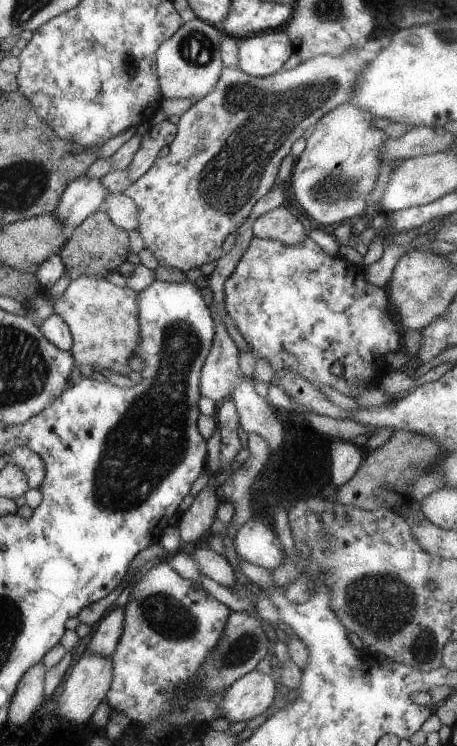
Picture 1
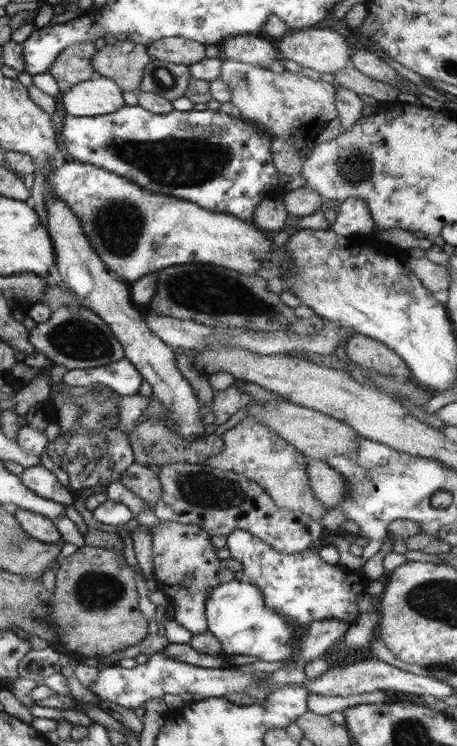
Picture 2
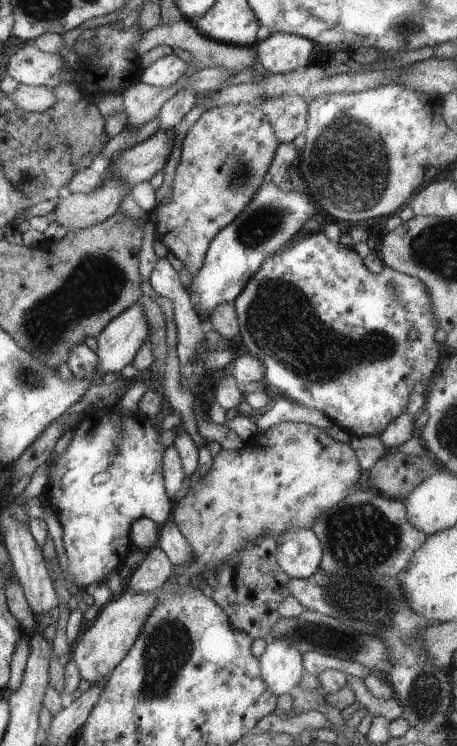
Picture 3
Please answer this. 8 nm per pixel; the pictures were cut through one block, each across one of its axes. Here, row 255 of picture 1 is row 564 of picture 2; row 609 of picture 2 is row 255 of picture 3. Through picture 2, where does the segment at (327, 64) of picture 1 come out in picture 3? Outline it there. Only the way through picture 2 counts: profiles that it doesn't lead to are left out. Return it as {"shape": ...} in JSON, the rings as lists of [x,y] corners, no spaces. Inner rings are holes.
{"shape":[[[226,104],[207,110],[184,136],[172,198],[155,208],[155,232],[159,248],[182,260],[190,278],[204,264],[212,238],[244,212],[244,206],[264,184],[278,144],[269,118],[252,104]]]}

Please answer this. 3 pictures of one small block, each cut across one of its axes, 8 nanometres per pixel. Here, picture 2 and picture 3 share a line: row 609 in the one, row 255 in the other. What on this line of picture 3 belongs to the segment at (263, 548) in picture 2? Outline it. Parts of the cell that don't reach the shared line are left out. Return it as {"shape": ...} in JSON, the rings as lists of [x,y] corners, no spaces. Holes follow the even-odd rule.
{"shape":[[[317,231],[313,233],[305,232],[298,236],[296,240],[292,240],[288,243],[284,248],[280,248],[276,254],[272,254],[272,258],[266,258],[264,260],[264,264],[260,266],[260,270],[250,278],[248,284],[244,287],[244,290],[233,300],[234,308],[236,310],[236,314],[238,317],[238,324],[240,329],[240,343],[244,351],[248,352],[252,356],[256,356],[260,362],[262,362],[262,366],[264,366],[264,384],[265,386],[270,386],[270,388],[276,388],[276,390],[280,390],[281,394],[290,398],[290,400],[294,400],[294,402],[298,402],[299,405],[307,406],[308,408],[313,408],[323,412],[329,419],[331,419],[335,424],[337,424],[341,429],[346,431],[351,437],[361,437],[369,435],[370,437],[379,437],[382,436],[382,432],[396,420],[401,414],[404,414],[407,410],[408,401],[412,393],[414,393],[414,384],[416,382],[423,381],[425,382],[427,379],[431,378],[432,374],[436,370],[440,359],[440,344],[434,338],[438,328],[438,318],[436,318],[436,314],[434,314],[434,310],[432,310],[432,298],[430,298],[430,292],[428,292],[428,288],[426,288],[426,284],[424,282],[420,282],[419,278],[414,278],[412,276],[408,276],[406,273],[398,272],[398,270],[394,270],[394,268],[390,268],[390,266],[384,265],[384,268],[380,271],[380,274],[374,274],[370,272],[366,265],[364,264],[363,259],[354,251],[352,247],[344,246],[342,244],[337,244],[336,242],[332,242],[329,240],[324,232]],[[412,330],[418,330],[418,338],[416,340],[411,340],[408,338],[408,333]]]}

